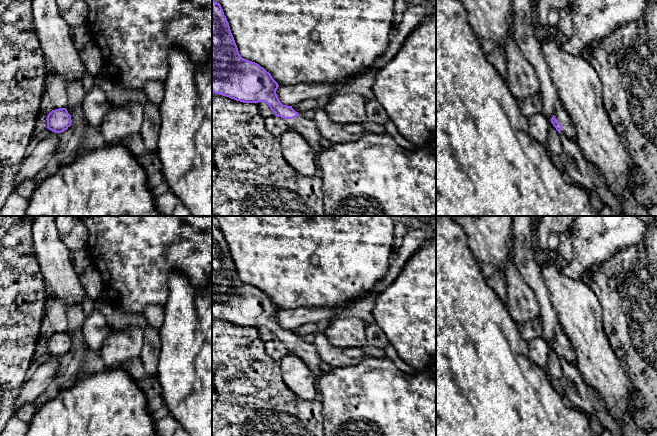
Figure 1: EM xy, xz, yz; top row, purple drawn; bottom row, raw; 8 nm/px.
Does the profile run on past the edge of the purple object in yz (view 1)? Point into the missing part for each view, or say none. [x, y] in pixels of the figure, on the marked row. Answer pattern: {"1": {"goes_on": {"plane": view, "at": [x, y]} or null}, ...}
{"1": {"goes_on": {"plane": "yz", "at": [568, 129]}}}

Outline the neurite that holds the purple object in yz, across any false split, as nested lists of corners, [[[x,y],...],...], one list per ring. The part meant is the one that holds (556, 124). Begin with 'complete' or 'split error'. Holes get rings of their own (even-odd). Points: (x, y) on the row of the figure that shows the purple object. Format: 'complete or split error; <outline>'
split error; [[[560,100],[555,104],[555,113],[551,123],[560,134],[564,134],[570,141],[577,143],[575,125]]]

